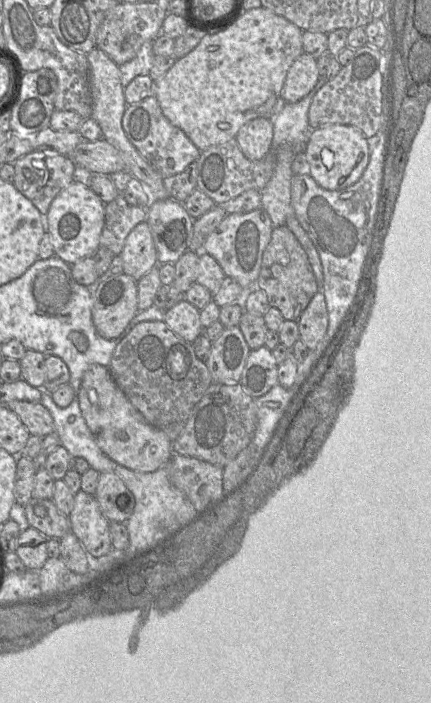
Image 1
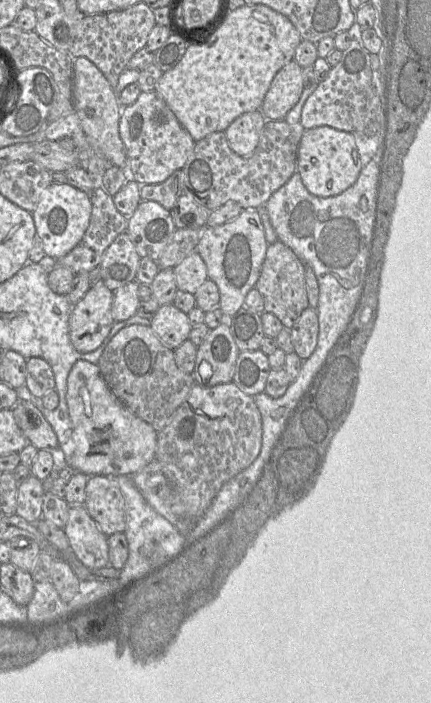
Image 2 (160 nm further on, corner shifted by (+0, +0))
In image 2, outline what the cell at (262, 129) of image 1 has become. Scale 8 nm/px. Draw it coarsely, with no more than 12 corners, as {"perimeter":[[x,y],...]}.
{"perimeter":[[260,110],[237,117],[224,131],[242,158],[256,150],[265,117]]}

